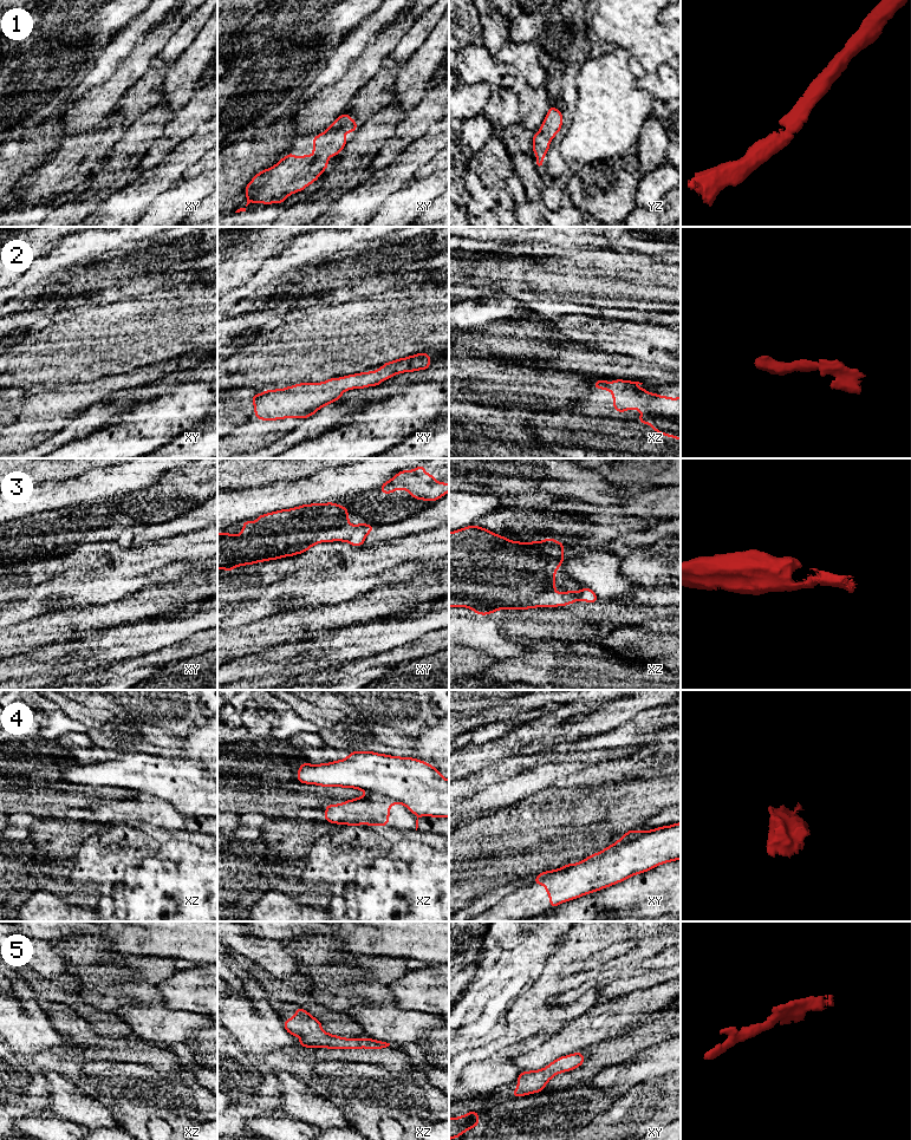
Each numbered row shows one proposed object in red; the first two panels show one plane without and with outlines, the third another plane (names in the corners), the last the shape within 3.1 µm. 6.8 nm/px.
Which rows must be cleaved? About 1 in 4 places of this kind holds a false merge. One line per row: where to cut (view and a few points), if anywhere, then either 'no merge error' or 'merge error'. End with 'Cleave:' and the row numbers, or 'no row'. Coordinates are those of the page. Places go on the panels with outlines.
1: no cut | no merge error
2: no cut | no merge error
3: no cut | no merge error
4: xy (639, 833), (623, 840), (604, 853), (596, 853), (593, 855) | merge error
5: no cut | no merge error
Cleave: 4

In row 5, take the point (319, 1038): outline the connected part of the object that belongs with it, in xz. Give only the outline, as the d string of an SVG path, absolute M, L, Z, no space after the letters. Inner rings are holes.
M304 1008L295 1010L295 1016L284 1022L285 1030L300 1037L299 1045L306 1048L328 1048L328 1049L384 1049L390 1043L366 1038L345 1038L325 1032L321 1022L308 1014Z

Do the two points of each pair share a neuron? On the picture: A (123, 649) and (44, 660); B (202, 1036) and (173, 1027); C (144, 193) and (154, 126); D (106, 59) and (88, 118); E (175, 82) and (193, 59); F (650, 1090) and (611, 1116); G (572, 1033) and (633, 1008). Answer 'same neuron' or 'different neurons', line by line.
A: same neuron
B: different neurons
C: different neurons
D: different neurons
E: same neuron
F: same neuron
G: same neuron

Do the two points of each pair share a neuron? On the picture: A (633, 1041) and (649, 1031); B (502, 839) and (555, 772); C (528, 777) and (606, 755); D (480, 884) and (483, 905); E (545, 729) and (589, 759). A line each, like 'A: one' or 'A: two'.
A: one
B: two
C: one
D: two
E: two

